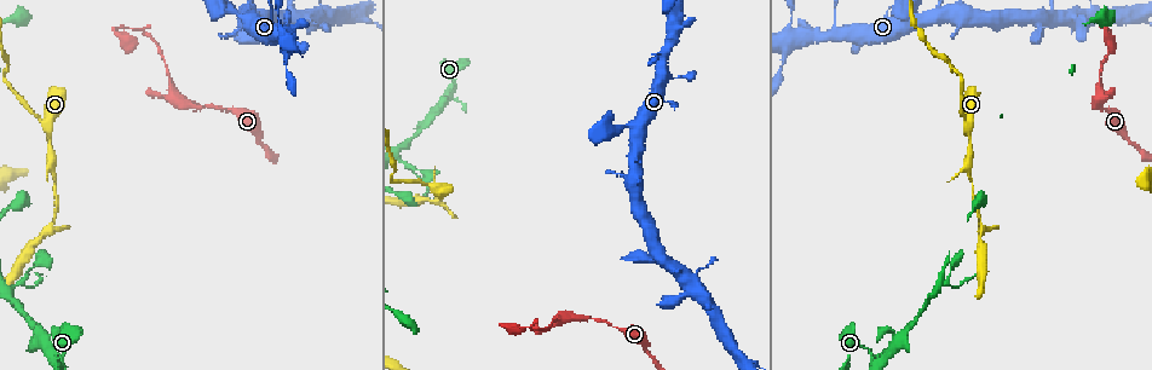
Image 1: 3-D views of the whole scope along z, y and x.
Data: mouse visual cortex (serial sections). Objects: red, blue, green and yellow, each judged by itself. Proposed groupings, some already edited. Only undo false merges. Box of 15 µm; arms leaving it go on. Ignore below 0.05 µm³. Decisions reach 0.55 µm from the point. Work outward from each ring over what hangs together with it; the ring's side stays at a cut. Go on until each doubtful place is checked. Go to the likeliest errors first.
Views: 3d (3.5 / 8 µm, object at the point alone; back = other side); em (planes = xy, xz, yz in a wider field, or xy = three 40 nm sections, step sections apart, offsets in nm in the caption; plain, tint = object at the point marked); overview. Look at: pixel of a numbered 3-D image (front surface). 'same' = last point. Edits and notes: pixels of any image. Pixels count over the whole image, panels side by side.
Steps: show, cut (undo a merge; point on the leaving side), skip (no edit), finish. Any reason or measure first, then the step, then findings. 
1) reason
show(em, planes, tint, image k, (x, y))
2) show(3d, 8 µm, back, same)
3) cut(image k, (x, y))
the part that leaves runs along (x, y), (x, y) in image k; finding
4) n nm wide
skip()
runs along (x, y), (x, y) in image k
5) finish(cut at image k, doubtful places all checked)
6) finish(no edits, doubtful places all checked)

two arms in line, one across
show(3d, 3.5 µm, back, image 1, (431, 114))

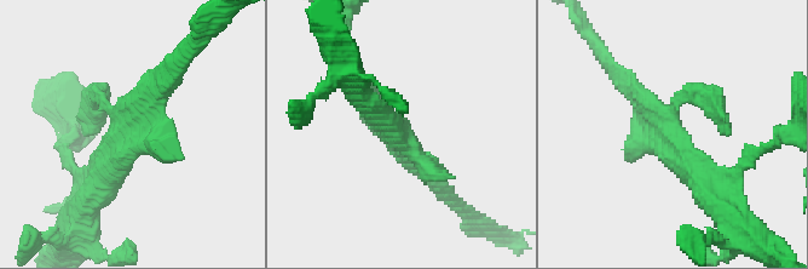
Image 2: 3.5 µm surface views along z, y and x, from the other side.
show(em, xy, step 2, tint, image 2, (400, 142))

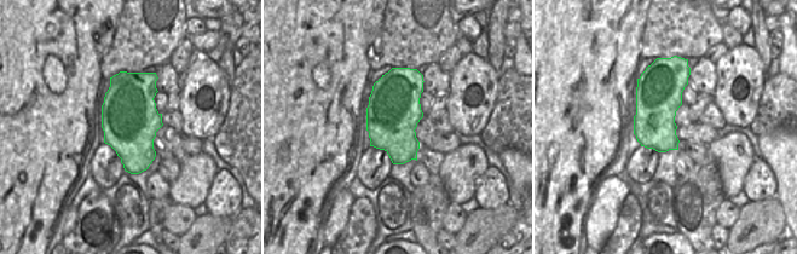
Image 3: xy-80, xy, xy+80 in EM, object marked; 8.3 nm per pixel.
cut it another way
show(em, xy, step 3, tint, same)

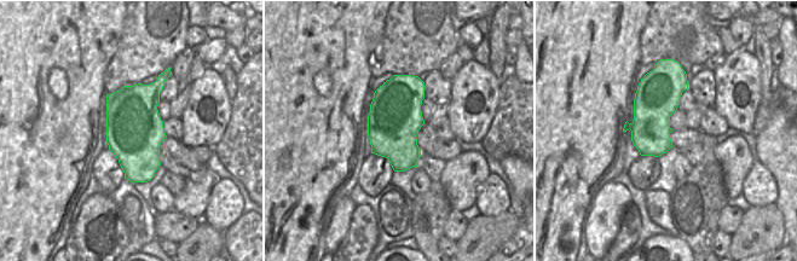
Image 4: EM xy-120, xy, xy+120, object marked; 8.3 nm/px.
440 nm wide
skip()
runs along (705, 192), (662, 124), (615, 75) in image 2; one cell here

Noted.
sharp bend
show(3d, 3.5 µm, image 1, (518, 326))

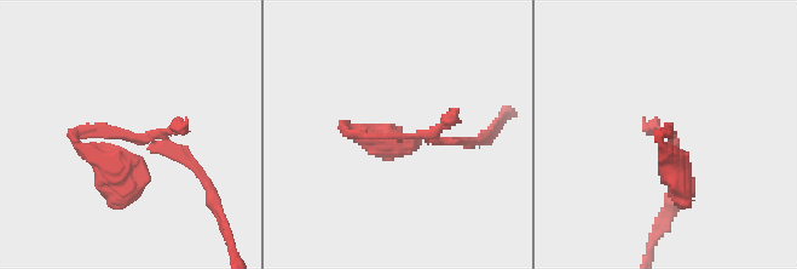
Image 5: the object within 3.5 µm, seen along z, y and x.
show(em, xy, step 3, tint, image 5, (131, 136))

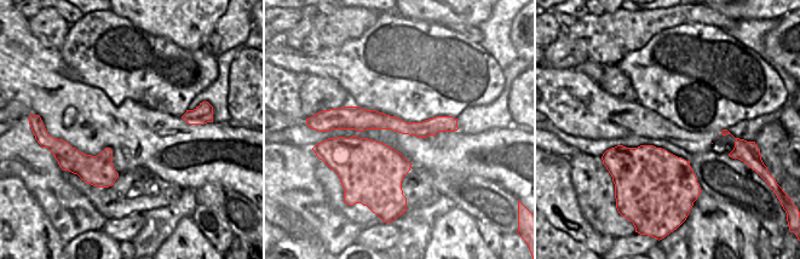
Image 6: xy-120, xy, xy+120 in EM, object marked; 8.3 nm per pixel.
160 nm wide
skip()
runs along (337, 118), (454, 127) in image 6; all the same cell

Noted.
thin arm on a thick one
show(3d, 3.5 µm, image 1, (272, 12))

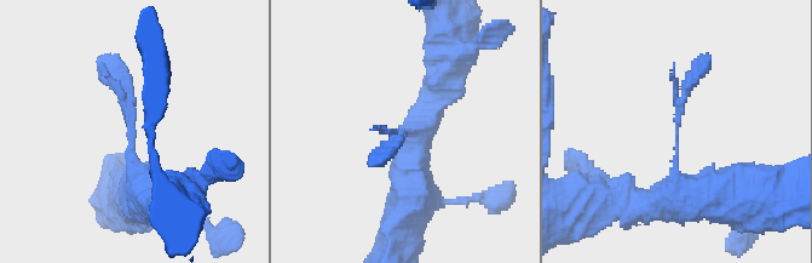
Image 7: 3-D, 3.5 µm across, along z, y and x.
3 arms; arms of 100, 200, 350 nm
show(em, xy, step 1, tint, image 7, (678, 129))

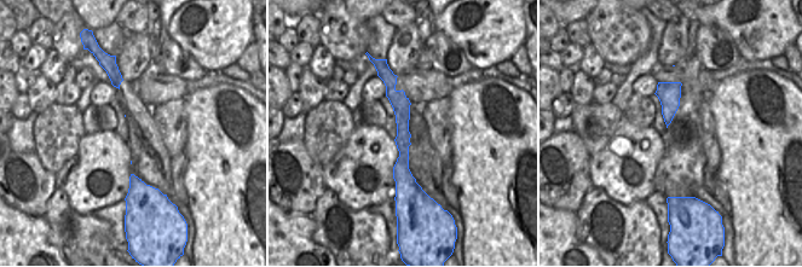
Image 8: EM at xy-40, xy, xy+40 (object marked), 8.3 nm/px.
150 nm wide
skip()
runs along (143, 196), (124, 89), (102, 67) in image 7; one cell here

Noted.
finish(no edits, doubtful places all checked)

